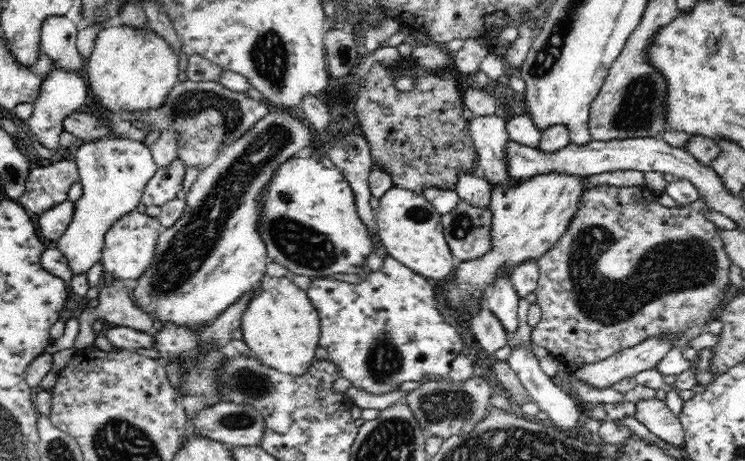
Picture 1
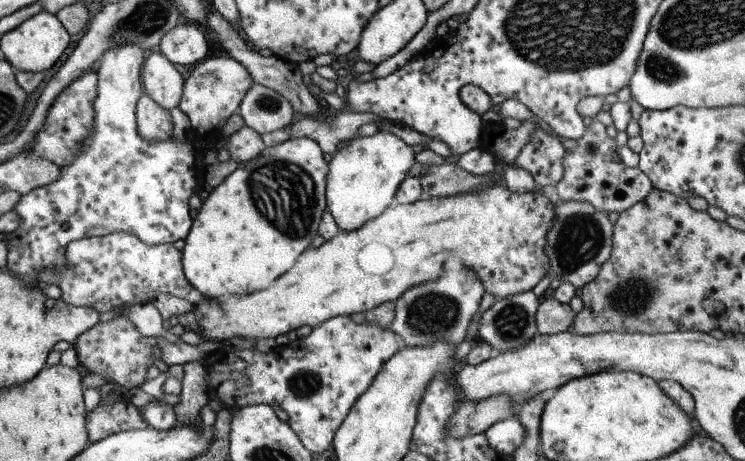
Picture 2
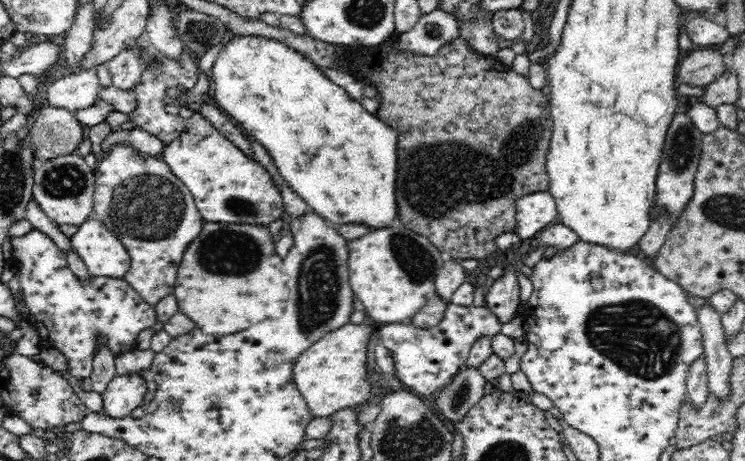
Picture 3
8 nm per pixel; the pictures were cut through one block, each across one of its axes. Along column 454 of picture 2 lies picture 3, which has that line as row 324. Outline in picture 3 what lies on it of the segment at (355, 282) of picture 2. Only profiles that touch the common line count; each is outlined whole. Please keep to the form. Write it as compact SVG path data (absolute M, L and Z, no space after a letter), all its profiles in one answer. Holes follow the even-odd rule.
M205 222L200 234L184 250L176 272L174 296L179 311L188 316L202 331L214 336L226 336L246 330L266 319L277 319L289 300L286 273L280 270L283 259L275 251L272 233L264 224L234 224L232 222Z

